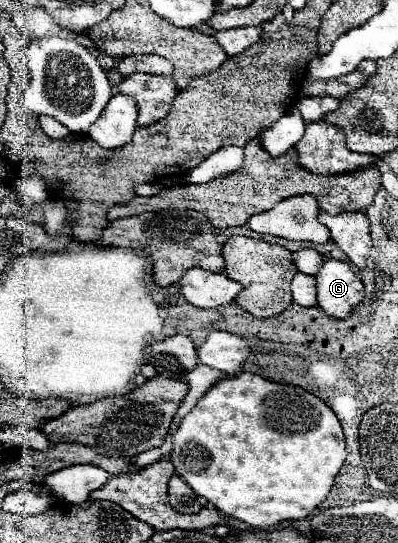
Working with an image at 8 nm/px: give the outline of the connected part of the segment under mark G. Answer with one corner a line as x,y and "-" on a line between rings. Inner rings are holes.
326,259
316,273
316,297
326,315
344,319
364,299
364,285
348,263

